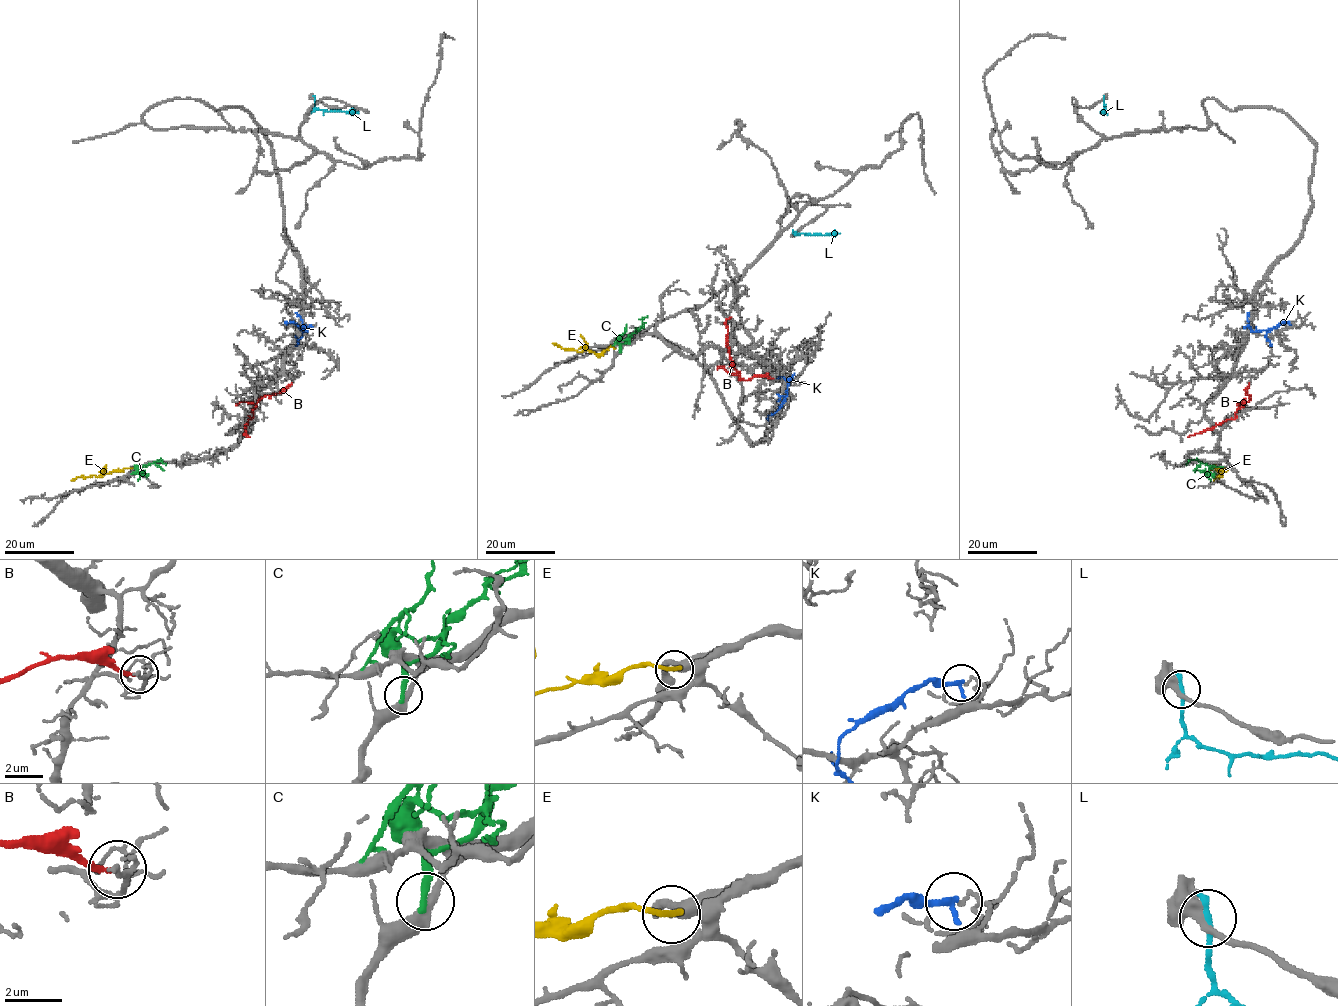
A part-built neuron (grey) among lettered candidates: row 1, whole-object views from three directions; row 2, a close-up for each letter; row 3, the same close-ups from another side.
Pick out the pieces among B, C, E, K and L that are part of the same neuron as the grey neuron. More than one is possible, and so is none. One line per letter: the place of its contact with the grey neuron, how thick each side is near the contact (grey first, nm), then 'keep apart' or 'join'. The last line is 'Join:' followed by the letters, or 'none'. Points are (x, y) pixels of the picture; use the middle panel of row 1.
B: contact (773, 378); calibres 160 and 170 nm; keep apart
C: contact (620, 350); calibres 380 and 260 nm; keep apart
E: contact (614, 347); calibres 110 and 240 nm; keep apart
K: contact (766, 419); calibres 150 and 240 nm; keep apart
L: contact (796, 233); calibres 360 and 240 nm; keep apart
Join: none

